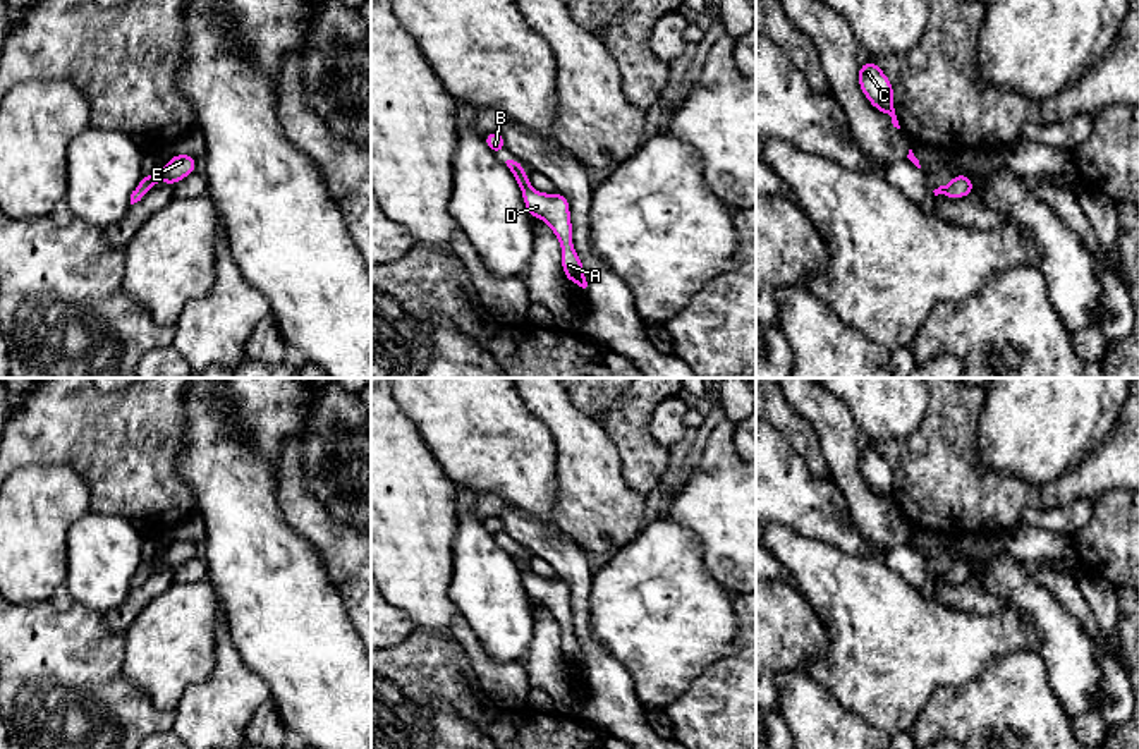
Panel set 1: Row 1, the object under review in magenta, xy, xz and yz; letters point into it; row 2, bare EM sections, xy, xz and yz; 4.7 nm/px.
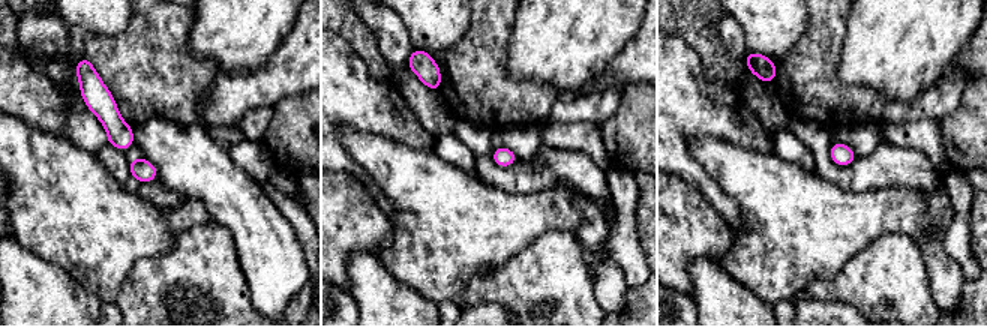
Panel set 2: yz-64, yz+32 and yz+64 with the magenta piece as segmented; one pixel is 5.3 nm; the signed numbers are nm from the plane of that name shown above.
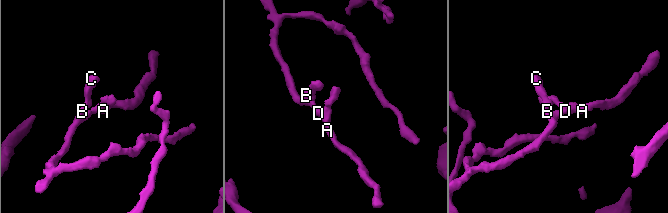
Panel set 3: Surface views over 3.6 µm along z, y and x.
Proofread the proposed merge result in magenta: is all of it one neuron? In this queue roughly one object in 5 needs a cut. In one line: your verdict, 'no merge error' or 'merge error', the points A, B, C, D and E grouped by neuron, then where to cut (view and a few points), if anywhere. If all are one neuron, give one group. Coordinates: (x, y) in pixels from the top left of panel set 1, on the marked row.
no merge error | A B C D E | no cut

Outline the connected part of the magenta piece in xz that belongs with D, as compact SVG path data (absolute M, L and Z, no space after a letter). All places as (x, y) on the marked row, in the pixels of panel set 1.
M514 160L505 161L510 168L512 175L515 177L524 204L533 218L545 220L550 228L555 232L557 239L562 246L562 270L567 280L577 283L579 287L586 289L588 282L584 277L582 263L574 251L572 246L572 223L570 223L570 210L569 201L563 194L541 194L534 191L529 184L529 177L524 167Z

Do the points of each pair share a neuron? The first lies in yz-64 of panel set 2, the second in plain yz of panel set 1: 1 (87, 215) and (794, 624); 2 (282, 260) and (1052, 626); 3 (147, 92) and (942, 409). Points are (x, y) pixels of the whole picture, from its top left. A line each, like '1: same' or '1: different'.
1: different
2: same
3: same

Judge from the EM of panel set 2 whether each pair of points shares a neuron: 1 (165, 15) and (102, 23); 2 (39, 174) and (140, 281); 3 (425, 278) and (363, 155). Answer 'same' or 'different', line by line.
1: different
2: different
3: same

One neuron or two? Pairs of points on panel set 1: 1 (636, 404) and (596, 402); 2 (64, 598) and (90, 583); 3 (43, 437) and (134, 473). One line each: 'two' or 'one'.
1: two
2: two
3: one

